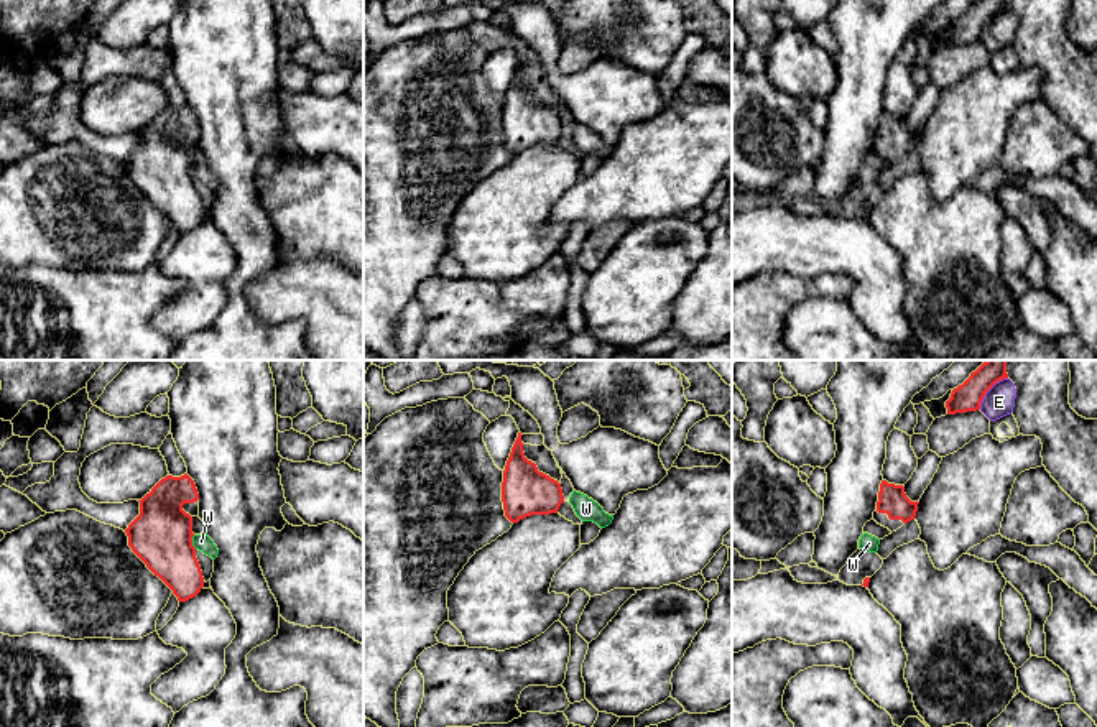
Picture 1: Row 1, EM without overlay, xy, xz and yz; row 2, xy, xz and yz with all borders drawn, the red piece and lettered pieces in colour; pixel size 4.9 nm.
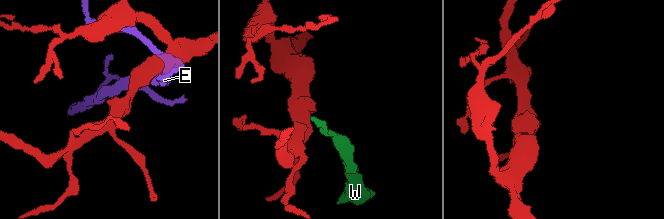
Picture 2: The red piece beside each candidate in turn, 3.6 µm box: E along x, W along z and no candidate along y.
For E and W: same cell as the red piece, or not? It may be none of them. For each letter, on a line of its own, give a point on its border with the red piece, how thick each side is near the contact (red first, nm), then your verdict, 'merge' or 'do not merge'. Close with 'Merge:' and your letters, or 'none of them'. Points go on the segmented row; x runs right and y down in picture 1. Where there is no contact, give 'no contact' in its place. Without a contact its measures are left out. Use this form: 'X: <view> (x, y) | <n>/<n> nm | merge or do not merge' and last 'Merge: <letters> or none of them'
E: yz (989, 388) | 140/150 nm | do not merge
W: xy (191, 541) | 300/80 nm | do not merge
Merge: none of them

